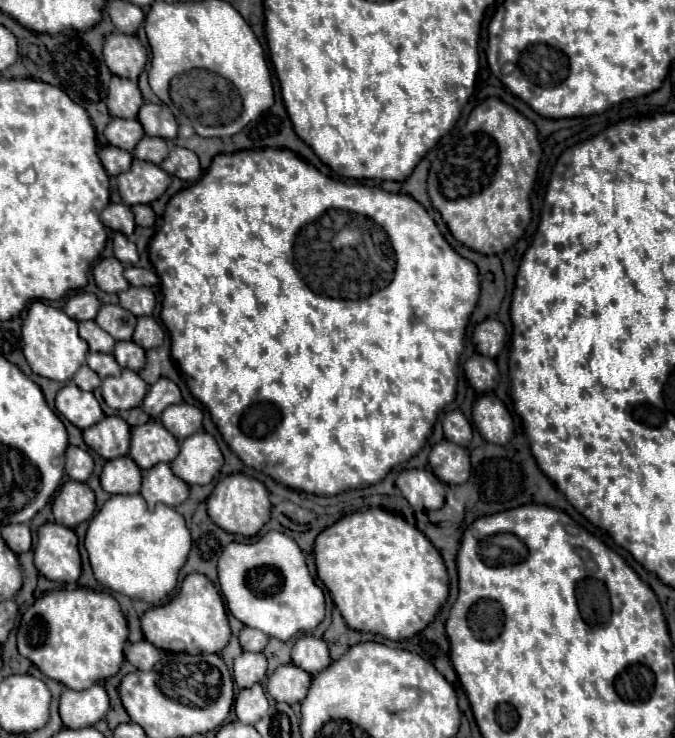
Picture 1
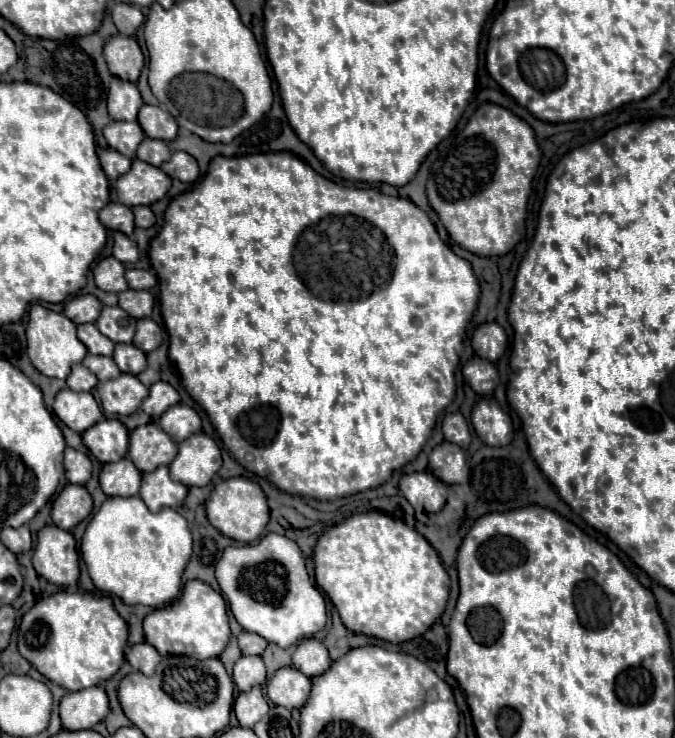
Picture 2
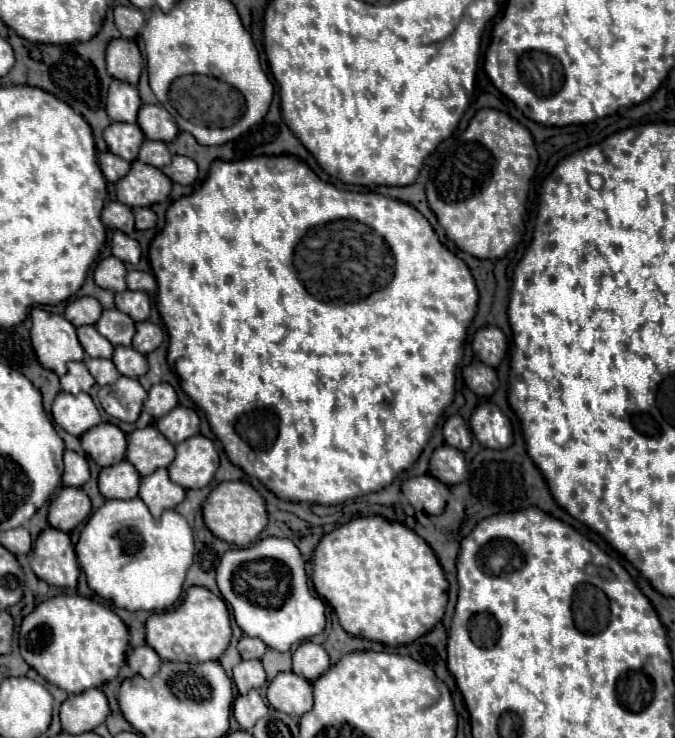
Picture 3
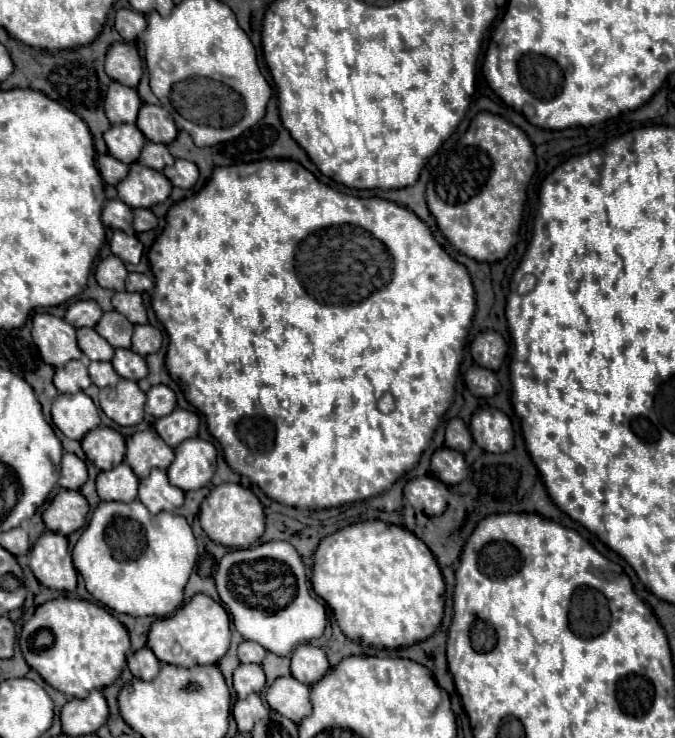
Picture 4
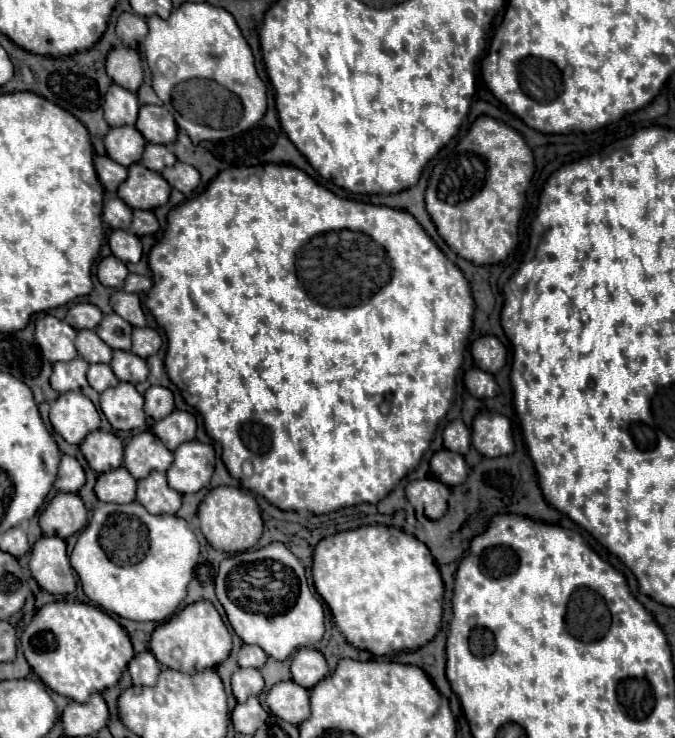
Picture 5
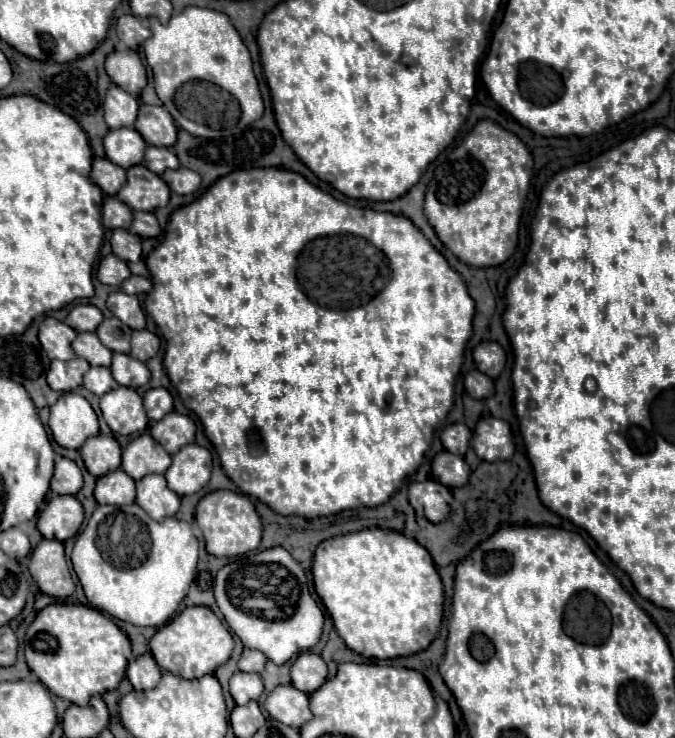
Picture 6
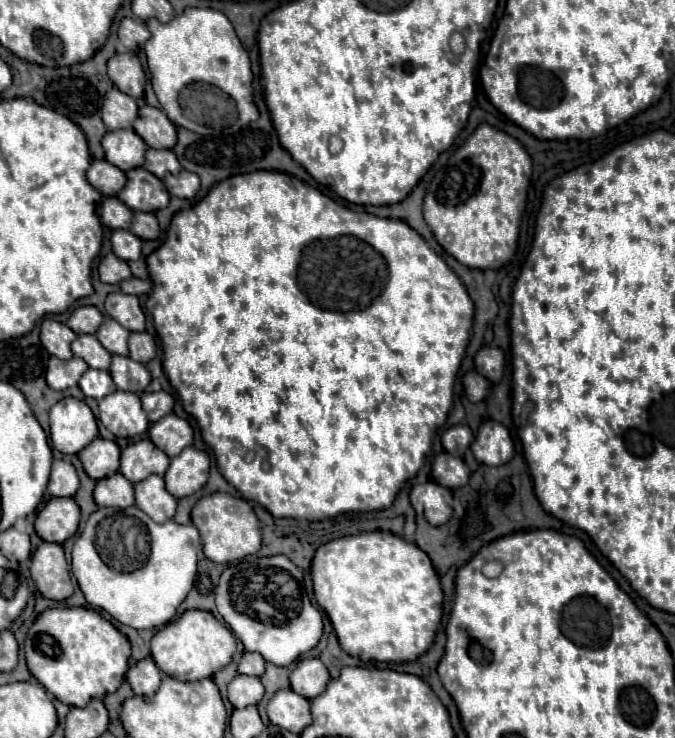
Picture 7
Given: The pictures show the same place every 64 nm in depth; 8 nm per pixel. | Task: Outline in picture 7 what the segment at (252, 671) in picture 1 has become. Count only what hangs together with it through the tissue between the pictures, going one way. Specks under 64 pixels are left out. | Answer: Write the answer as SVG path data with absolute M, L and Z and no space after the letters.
M238 674L228 684L228 700L234 704L234 708L244 708L250 704L258 704L264 696L264 686L260 678Z

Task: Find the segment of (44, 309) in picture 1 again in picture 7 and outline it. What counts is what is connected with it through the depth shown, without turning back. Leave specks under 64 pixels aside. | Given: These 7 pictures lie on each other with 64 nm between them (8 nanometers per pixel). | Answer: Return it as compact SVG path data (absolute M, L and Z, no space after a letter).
M44 320L40 326L40 340L42 346L48 350L50 356L56 356L60 360L70 360L72 350L70 344L76 338L76 334L62 322L56 320Z

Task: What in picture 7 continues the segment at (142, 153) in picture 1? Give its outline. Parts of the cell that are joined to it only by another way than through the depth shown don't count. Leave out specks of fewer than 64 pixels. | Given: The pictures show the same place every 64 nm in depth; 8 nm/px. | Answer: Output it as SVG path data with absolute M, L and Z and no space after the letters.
M154 148L146 150L146 164L144 164L144 168L150 170L152 174L156 174L158 178L164 178L166 172L178 174L182 170L182 166L176 160L172 150L154 150Z

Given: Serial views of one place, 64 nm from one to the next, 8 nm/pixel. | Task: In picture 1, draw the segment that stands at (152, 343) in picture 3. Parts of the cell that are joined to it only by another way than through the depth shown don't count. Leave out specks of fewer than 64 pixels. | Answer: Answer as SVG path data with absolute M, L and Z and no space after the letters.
M140 316L132 340L138 346L142 346L144 350L150 350L150 348L162 346L162 342L164 342L164 330L158 326L158 322L152 316Z

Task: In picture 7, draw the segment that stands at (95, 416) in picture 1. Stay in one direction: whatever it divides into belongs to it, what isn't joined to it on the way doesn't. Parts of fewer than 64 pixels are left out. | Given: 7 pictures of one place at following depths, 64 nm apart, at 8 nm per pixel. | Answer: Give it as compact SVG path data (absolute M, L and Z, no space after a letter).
M66 396L50 408L50 438L60 452L78 454L96 436L96 418L84 400Z

